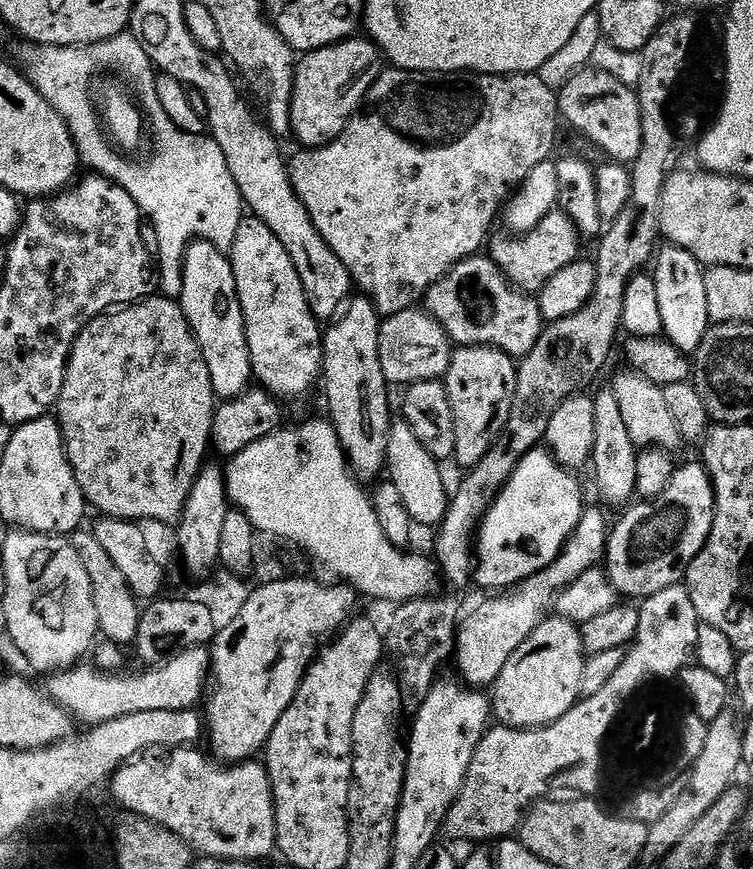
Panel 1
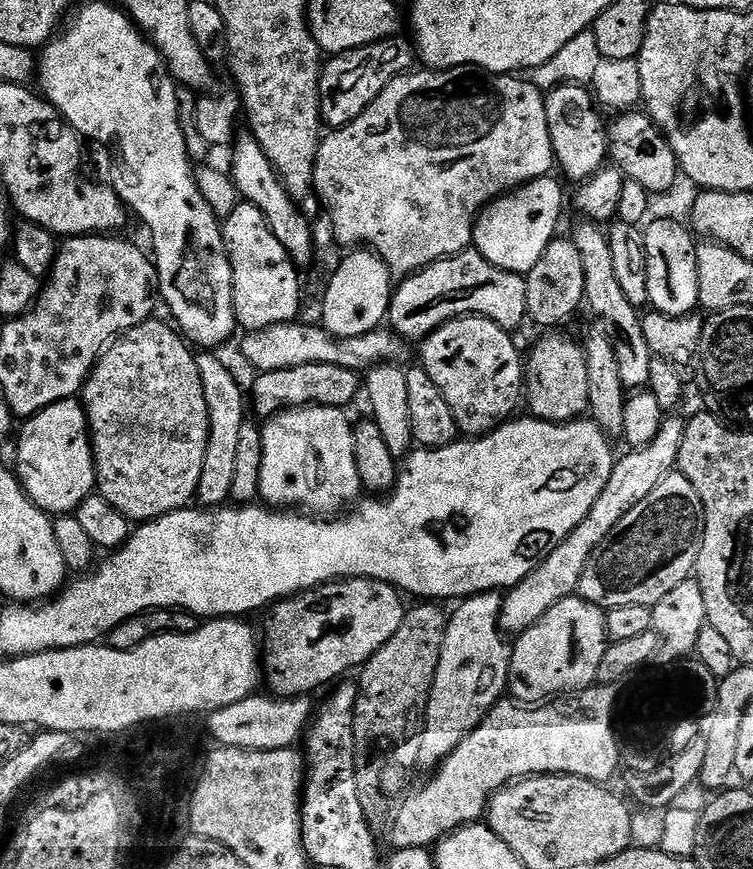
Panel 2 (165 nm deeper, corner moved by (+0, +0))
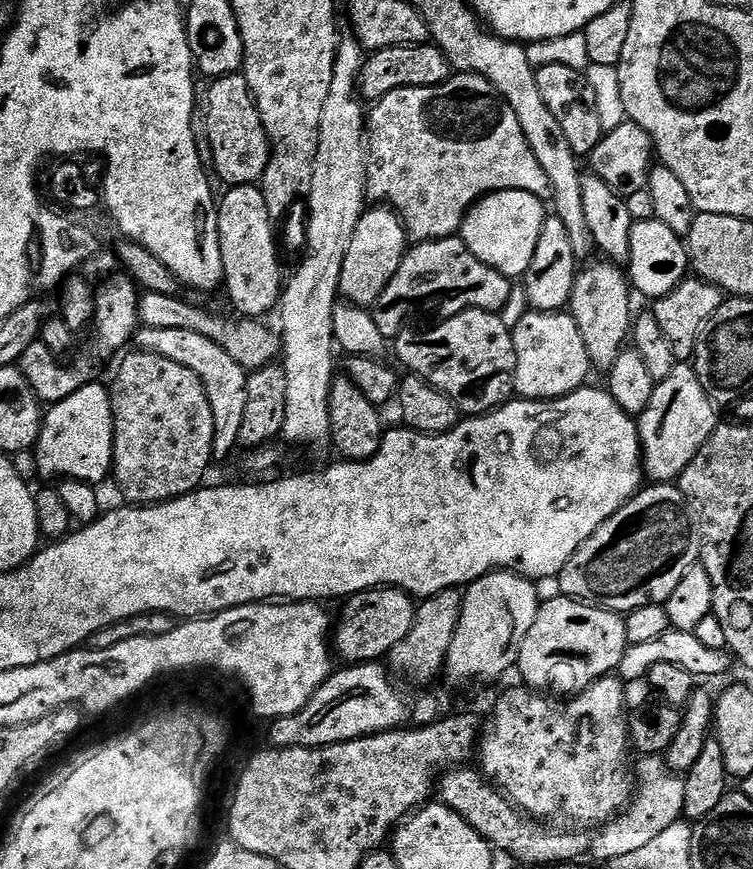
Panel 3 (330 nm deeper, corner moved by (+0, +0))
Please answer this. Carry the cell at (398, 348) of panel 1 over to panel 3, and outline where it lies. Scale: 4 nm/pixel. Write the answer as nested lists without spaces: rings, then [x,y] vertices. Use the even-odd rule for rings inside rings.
[[[144,292],[139,297],[139,323],[145,328],[154,330],[194,330],[194,334],[202,334],[202,338],[210,338],[210,342],[222,346],[222,350],[226,350],[226,354],[230,354],[230,358],[234,358],[234,362],[238,362],[238,366],[242,366],[246,370],[266,366],[281,355],[281,337],[277,333],[275,336],[259,319],[219,320],[212,313],[203,312],[196,305],[180,299],[179,295],[167,296],[166,294]]]

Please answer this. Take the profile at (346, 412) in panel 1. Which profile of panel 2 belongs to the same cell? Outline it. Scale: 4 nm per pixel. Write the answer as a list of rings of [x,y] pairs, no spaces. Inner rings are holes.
[[[352,250],[337,266],[328,280],[324,301],[320,304],[322,327],[340,340],[358,338],[367,332],[375,332],[385,323],[388,307],[392,301],[394,278],[382,262],[382,258],[371,250]]]

